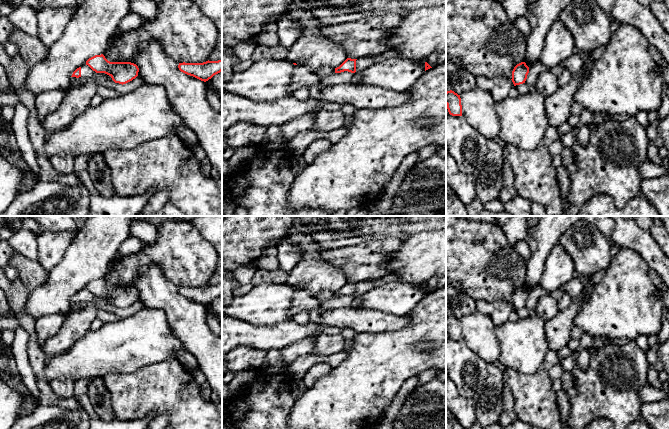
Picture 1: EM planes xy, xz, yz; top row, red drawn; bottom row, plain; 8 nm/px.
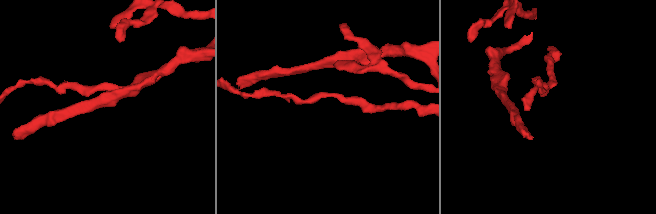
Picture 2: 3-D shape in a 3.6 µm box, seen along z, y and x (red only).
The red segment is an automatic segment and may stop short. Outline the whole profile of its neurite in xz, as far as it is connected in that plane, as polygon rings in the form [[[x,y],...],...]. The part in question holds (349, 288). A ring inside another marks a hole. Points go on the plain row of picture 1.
[[[347,282],[339,291],[335,292],[335,297],[341,297],[344,295],[348,295],[351,297],[356,296],[356,284]]]

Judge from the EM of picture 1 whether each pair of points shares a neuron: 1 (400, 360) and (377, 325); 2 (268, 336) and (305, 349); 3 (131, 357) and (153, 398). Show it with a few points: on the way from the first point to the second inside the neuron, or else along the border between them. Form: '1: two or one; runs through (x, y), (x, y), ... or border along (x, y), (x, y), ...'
1: two; border along (404, 326), (390, 331), (358, 333)
2: two; border along (314, 338), (304, 338), (280, 350)
3: two; border along (159, 361), (147, 364), (132, 372), (114, 373)

